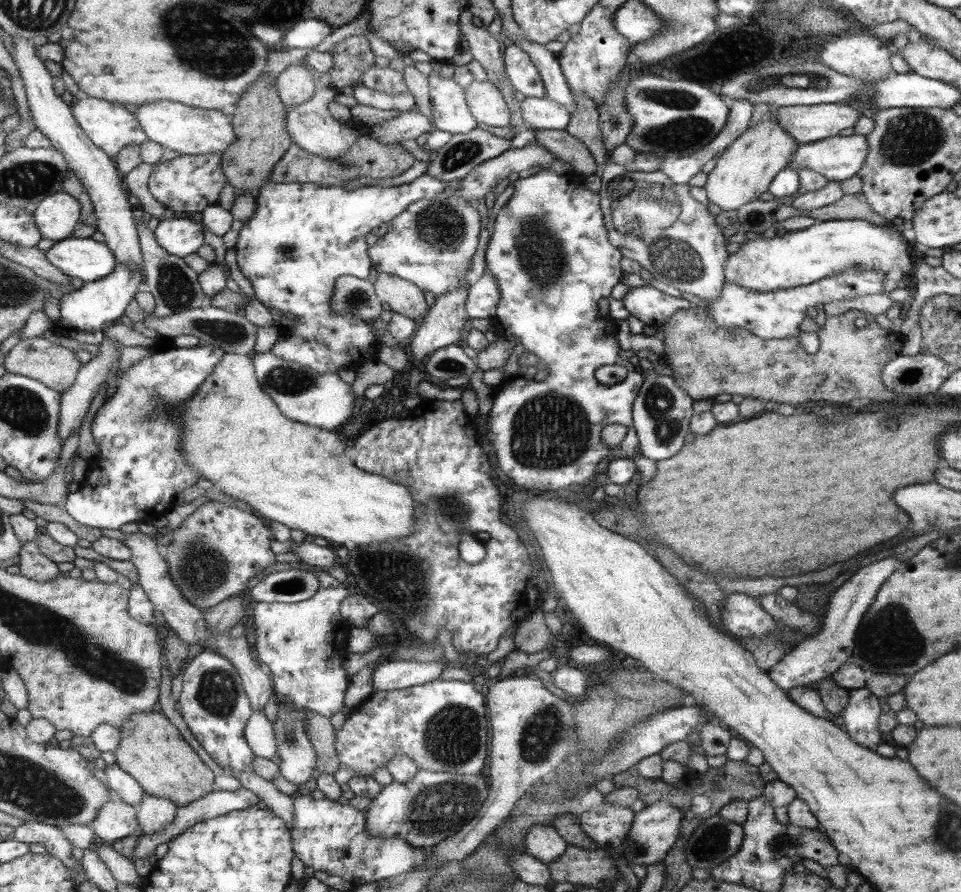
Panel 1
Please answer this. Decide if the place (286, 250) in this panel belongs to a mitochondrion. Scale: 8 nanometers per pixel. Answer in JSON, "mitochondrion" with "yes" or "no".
{"mitochondrion":"yes"}

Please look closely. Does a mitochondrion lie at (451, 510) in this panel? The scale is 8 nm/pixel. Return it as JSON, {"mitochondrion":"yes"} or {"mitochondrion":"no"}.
{"mitochondrion":"yes"}

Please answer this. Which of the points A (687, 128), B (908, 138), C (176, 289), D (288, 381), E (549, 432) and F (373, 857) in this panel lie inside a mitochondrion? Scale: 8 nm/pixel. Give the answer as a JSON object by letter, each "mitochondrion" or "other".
{"A":"mitochondrion","B":"mitochondrion","C":"mitochondrion","D":"mitochondrion","E":"mitochondrion","F":"other"}

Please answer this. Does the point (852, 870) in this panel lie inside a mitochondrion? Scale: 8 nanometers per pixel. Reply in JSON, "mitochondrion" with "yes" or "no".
{"mitochondrion":"no"}

